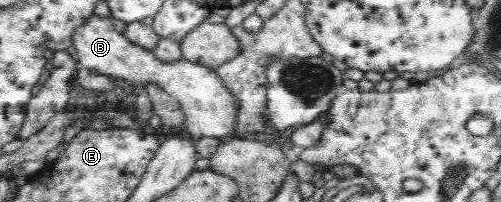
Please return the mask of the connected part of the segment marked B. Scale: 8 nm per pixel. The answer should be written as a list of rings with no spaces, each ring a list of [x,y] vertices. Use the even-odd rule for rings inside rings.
[[[97,16],[76,31],[72,44],[76,48],[80,66],[87,70],[98,70],[108,77],[124,80],[136,92],[142,92],[144,87],[156,85],[168,94],[176,96],[186,111],[184,132],[191,144],[197,144],[204,136],[220,139],[231,134],[235,104],[232,95],[222,86],[212,67],[182,57],[160,59],[151,48],[138,44],[124,33],[118,32],[110,19]]]

